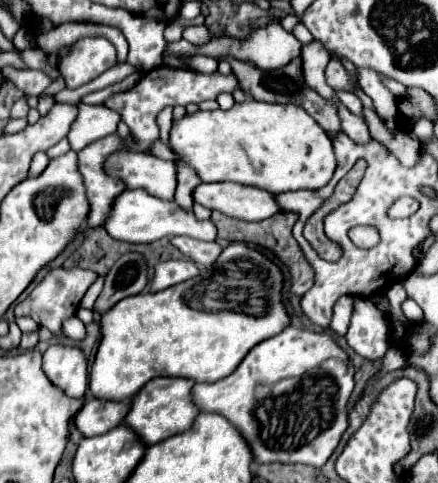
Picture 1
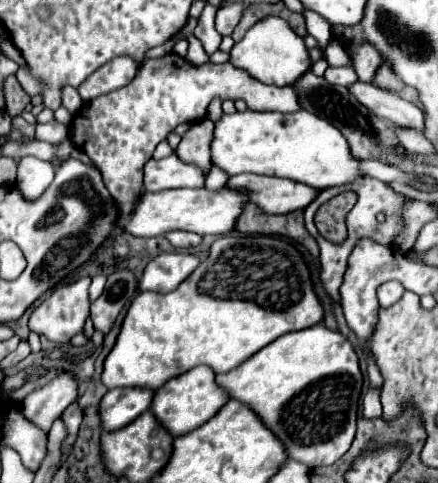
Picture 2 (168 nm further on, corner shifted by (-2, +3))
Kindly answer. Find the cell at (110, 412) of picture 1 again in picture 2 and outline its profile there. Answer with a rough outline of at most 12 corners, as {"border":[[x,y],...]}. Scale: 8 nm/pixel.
{"border":[[110,389],[100,401],[104,431],[150,409],[152,389]]}

